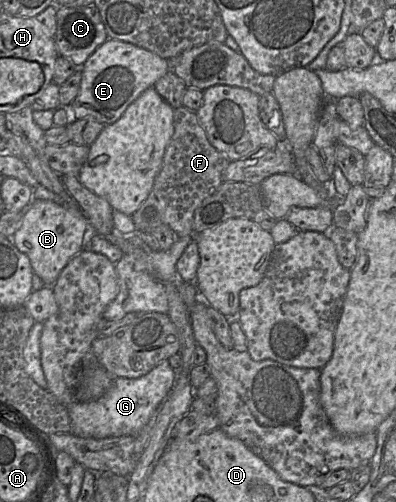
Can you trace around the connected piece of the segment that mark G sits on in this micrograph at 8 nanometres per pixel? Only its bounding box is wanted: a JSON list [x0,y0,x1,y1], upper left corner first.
[67,359,177,439]

